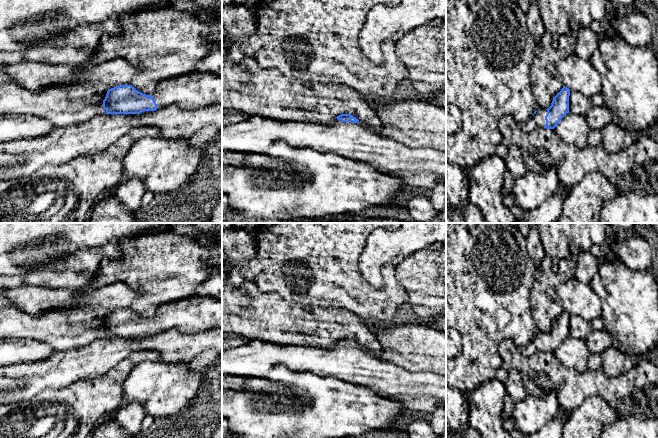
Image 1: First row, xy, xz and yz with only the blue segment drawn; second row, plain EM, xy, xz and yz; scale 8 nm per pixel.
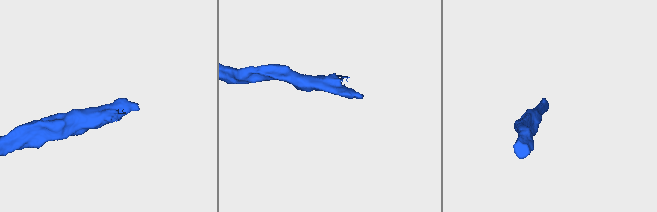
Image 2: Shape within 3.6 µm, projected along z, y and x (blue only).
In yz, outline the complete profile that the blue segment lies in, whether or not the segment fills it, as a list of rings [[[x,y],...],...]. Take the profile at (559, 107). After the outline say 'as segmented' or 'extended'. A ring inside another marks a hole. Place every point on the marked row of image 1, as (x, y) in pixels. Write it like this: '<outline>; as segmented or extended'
[[[563,86],[561,91],[553,98],[548,109],[539,108],[530,119],[521,124],[525,133],[531,133],[539,128],[554,129],[560,120],[569,113],[570,89]]]; extended

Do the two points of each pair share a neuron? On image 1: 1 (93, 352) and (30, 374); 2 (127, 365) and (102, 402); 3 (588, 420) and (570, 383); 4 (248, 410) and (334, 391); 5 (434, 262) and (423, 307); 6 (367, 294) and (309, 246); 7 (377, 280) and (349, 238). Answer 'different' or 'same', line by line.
1: same
2: same
3: different
4: same
5: same
6: same
7: different

